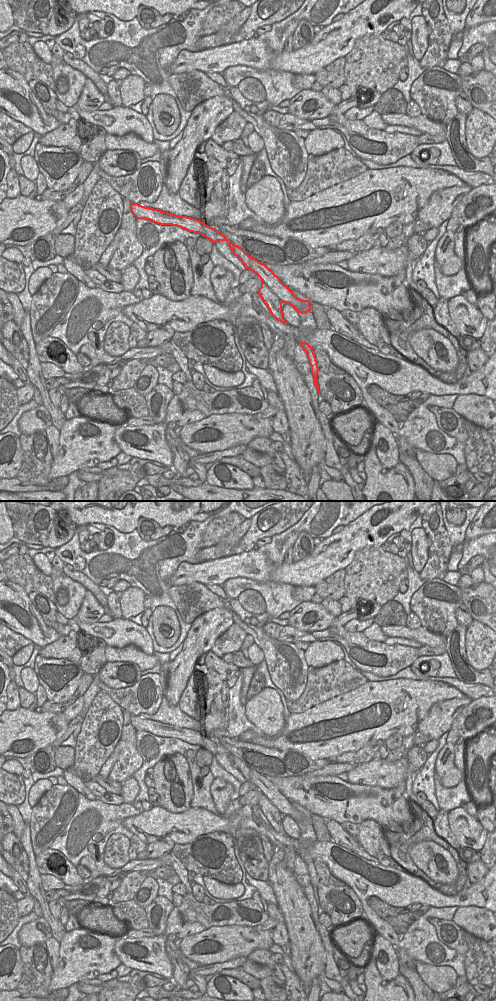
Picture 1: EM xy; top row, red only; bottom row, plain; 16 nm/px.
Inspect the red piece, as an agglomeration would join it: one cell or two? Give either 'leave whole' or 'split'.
split

